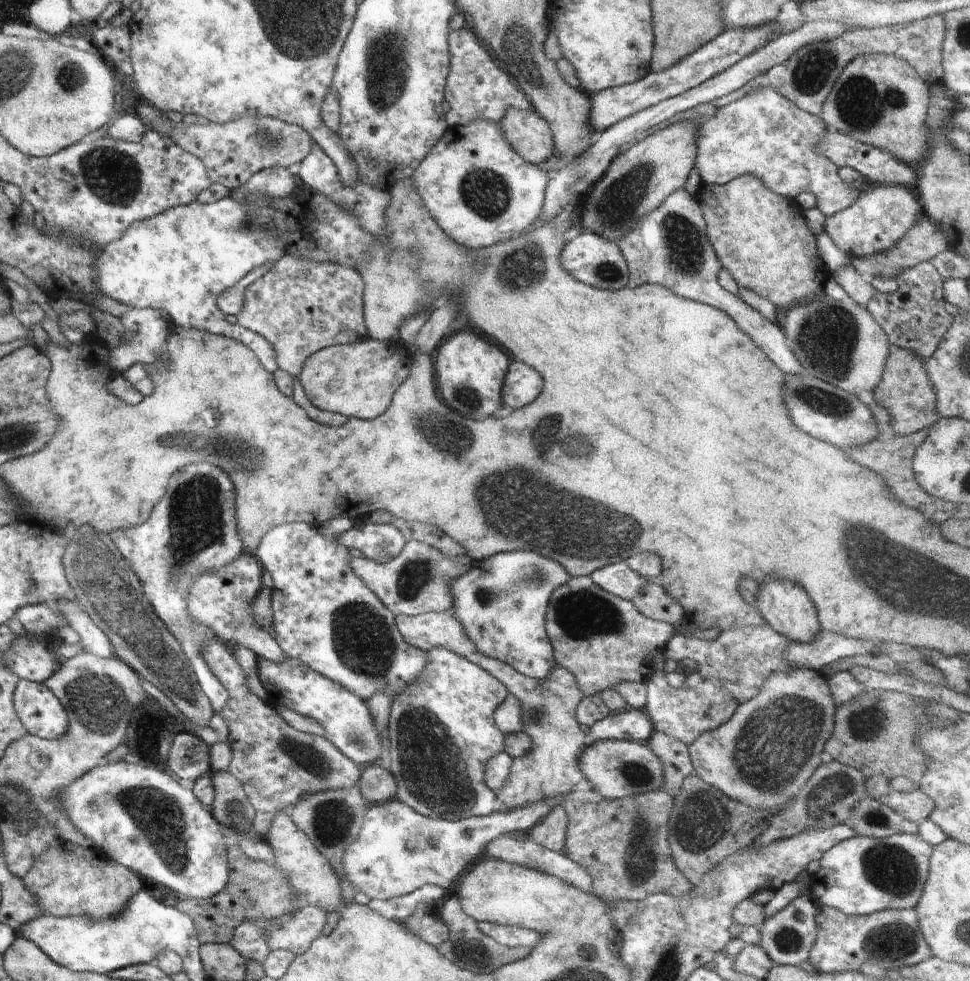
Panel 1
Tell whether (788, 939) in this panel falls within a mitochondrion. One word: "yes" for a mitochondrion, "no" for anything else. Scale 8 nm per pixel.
yes

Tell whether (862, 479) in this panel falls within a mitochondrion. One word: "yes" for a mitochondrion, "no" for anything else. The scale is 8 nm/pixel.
no

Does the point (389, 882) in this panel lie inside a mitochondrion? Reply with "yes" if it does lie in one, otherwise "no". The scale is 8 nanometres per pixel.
no

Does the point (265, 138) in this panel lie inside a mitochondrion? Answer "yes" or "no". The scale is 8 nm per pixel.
yes

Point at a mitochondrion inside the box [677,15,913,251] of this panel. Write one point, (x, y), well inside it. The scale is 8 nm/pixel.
(855, 103)

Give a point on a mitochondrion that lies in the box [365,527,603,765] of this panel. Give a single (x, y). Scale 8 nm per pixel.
(529, 576)

